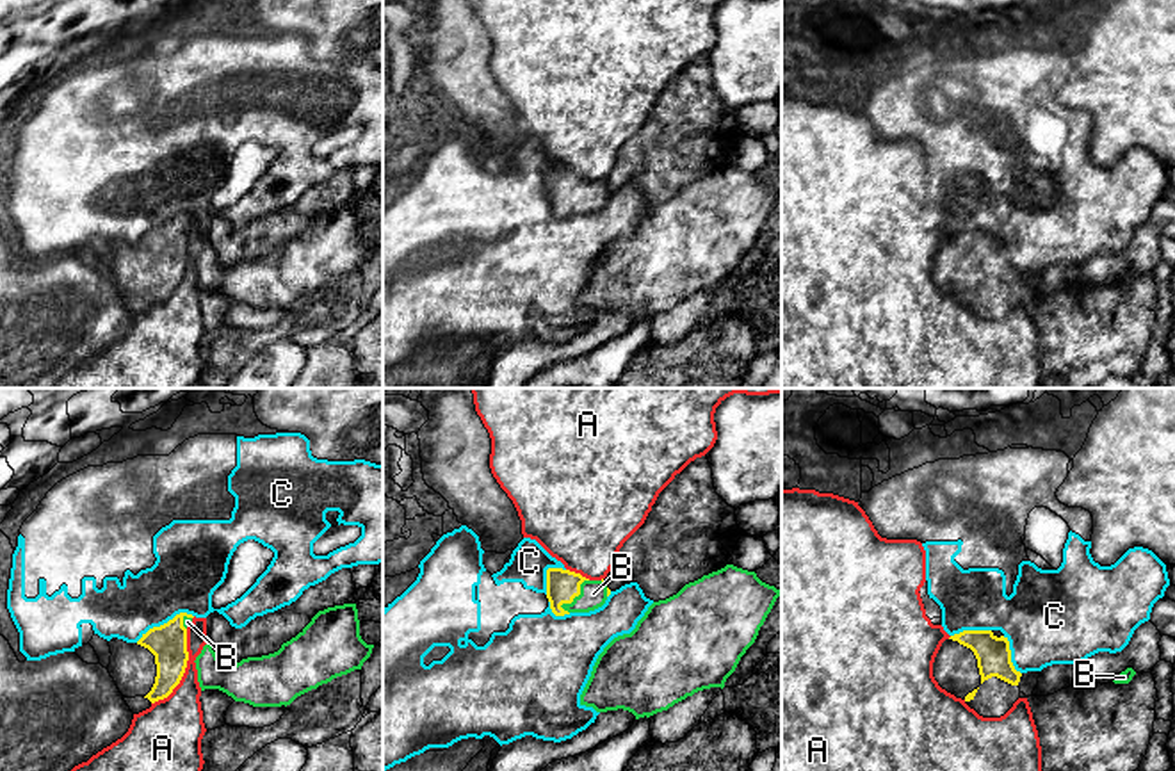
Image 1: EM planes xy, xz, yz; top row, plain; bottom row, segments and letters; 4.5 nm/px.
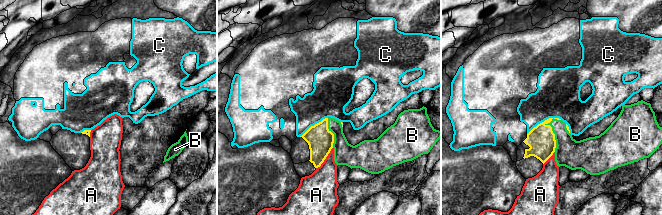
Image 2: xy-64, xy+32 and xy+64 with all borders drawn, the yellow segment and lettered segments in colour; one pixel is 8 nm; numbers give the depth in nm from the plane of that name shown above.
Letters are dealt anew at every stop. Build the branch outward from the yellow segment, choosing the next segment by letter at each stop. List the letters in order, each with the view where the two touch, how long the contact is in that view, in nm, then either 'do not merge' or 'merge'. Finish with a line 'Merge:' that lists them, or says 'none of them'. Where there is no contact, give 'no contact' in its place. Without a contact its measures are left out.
A: xy | 380 nm | do not merge
B: xz | 190 nm | merge
C: xy | 300 nm | do not merge
Merge: B

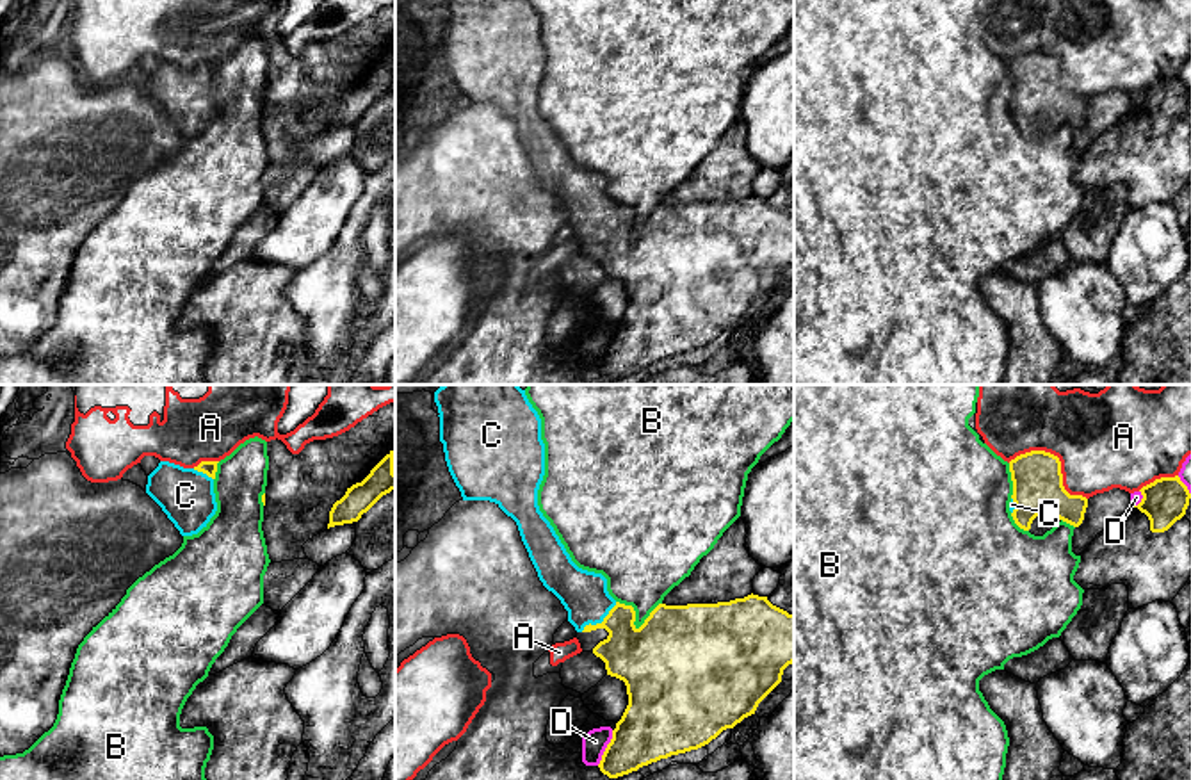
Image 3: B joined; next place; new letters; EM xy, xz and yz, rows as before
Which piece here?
A: yz | 400 nm | do not merge
B: xz | 200 nm | do not merge
C: xz | 220 nm | merge
D: xz | 180 nm | do not merge
Merge: C

